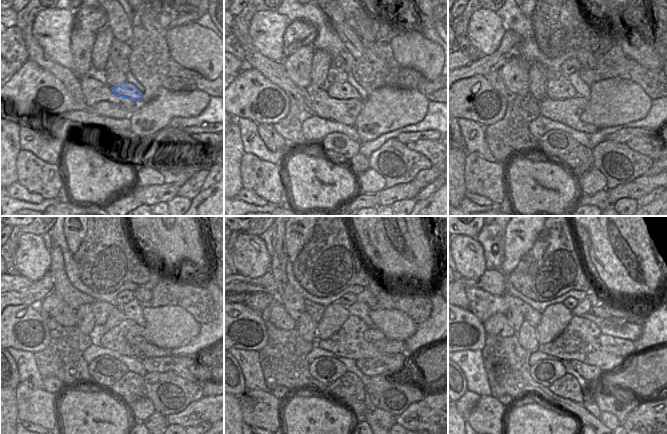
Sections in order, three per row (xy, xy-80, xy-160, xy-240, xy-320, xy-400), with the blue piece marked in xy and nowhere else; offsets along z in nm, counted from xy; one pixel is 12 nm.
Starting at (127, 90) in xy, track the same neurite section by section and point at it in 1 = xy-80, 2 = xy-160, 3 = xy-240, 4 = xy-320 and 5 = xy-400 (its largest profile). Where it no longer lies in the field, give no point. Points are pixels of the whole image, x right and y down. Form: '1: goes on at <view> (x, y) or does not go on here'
1: goes on at xy-80 (344, 90)
2: goes on at xy-160 (561, 88)
3: goes on at xy-240 (101, 310)
4: goes on at xy-320 (314, 310)
5: goes on at xy-400 (480, 303)

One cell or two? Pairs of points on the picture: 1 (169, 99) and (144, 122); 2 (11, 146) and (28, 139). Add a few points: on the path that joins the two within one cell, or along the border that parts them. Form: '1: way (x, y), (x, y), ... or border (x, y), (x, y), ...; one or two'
1: way (163, 105), (150, 118); one
2: border (18, 119), (20, 149); two

